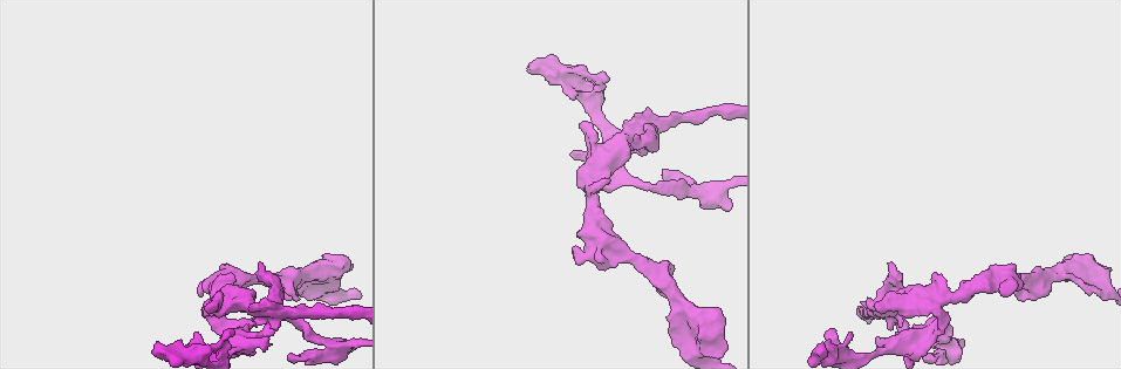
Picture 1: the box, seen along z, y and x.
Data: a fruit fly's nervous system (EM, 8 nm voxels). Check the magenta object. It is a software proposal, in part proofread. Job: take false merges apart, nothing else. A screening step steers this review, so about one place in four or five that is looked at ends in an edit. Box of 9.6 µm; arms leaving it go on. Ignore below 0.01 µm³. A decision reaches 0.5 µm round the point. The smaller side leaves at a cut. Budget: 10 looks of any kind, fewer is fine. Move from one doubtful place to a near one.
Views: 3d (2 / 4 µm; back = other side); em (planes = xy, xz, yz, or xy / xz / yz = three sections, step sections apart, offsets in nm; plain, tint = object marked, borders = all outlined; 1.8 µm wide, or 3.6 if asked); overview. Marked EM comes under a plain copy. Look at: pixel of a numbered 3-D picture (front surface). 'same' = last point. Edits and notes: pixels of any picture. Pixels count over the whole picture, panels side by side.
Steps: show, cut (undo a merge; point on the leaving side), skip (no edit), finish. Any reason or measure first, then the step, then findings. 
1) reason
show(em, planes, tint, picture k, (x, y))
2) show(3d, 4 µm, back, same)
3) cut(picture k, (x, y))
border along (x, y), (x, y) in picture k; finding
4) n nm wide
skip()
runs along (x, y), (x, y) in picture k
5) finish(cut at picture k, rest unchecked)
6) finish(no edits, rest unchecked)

touches itself
show(3d, 2 µm, picture 1, (580, 252))

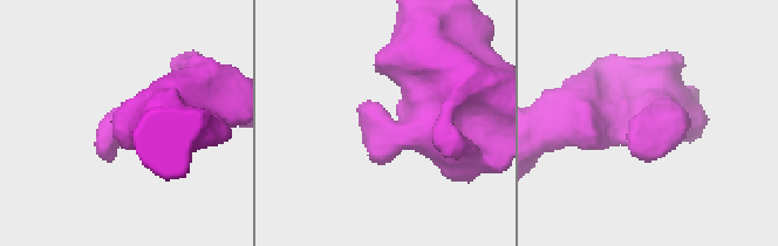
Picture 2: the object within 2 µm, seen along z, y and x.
shape alone is not enough
show(em, planes, tint, picture 2, (650, 127))

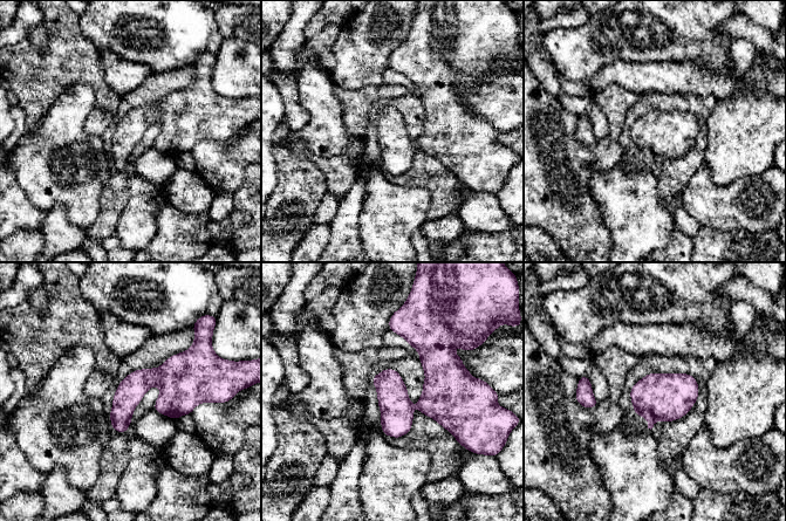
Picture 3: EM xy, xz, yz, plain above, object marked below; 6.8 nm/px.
skip()
one cell here

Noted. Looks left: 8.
thick turns thin
show(3d, 4 µm, picture 1, (576, 92))

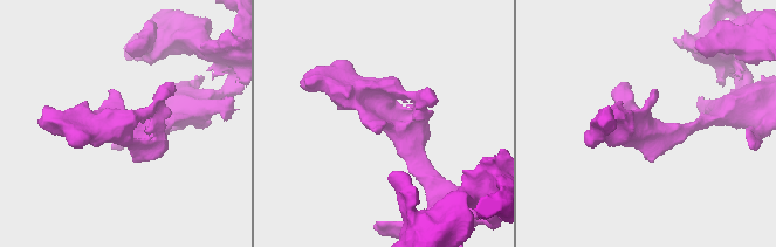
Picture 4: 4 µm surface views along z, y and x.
need the tissue
show(em, yz, step 4, tint, picture 4, (647, 119))

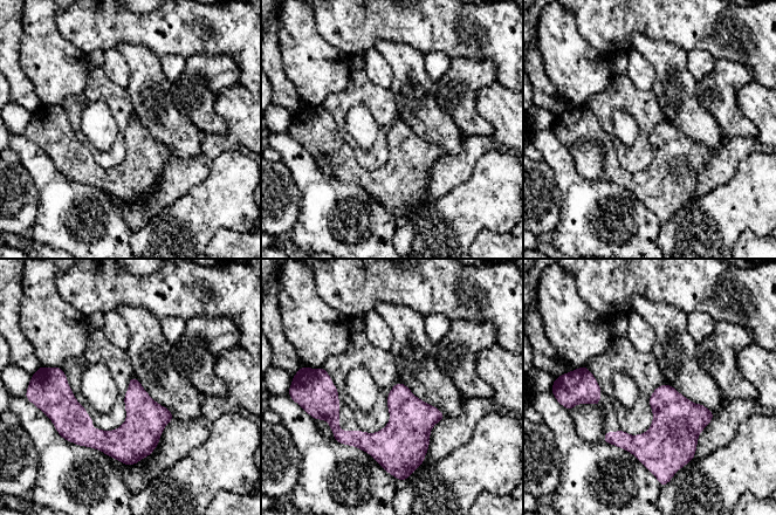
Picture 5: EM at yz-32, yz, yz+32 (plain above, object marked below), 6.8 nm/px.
show(em, planes, tint, same)

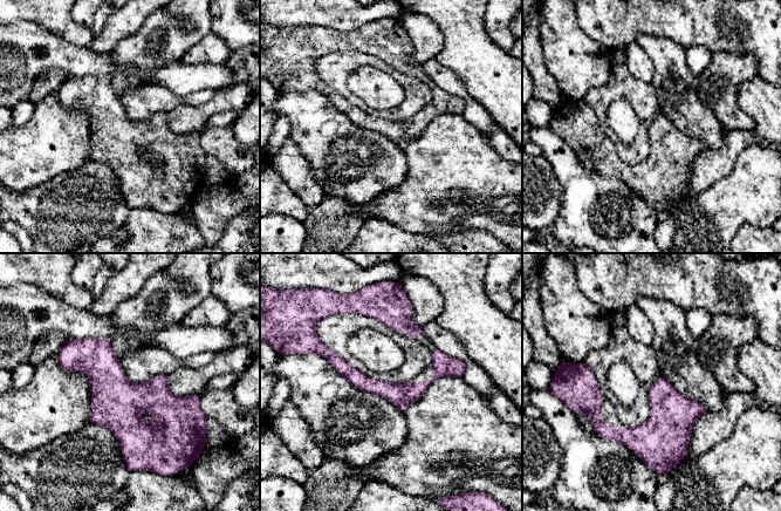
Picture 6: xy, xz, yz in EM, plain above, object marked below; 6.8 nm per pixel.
skip()
runs along (328, 355), (388, 390), (460, 372) in picture 6; one cell here

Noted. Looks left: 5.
looks like a crossing
show(3d, 2 µm, picture 1, (698, 189))

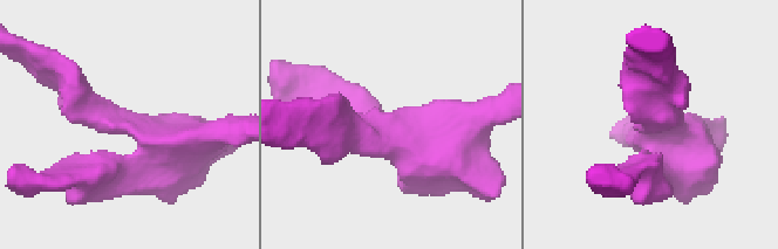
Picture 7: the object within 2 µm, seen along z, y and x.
now the EM
show(em, planes, tint, picture 7, (397, 131))

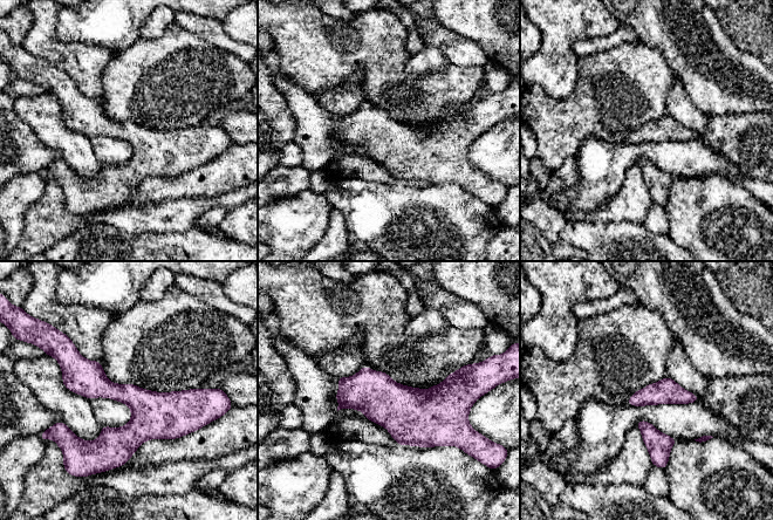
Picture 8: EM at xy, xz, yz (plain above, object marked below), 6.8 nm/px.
skip()
one cell here

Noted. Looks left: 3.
arms run side by side
show(em, planes, tint, picture 1, (262, 310))

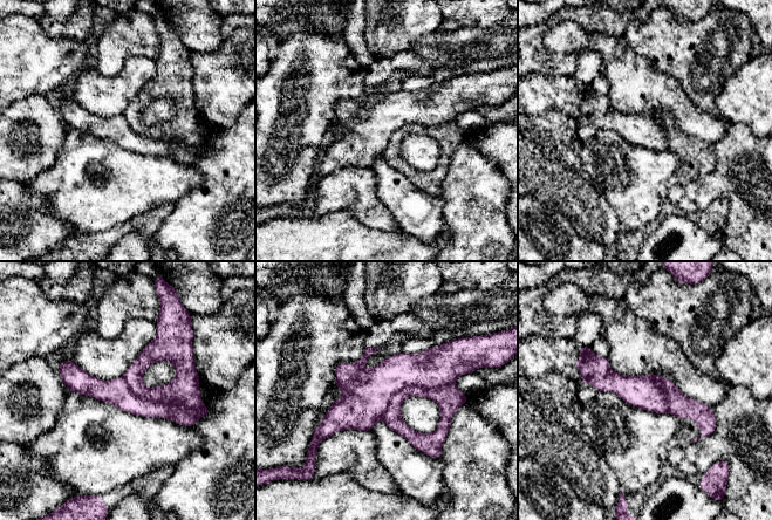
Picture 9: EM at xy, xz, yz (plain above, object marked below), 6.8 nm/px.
cut(picture 9, (184, 388))
the part that leaves runs along (159, 333), (184, 369), (188, 422) in picture 9; two cells meet here

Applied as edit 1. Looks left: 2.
finish(cut at picture 9, rest unchecked)

